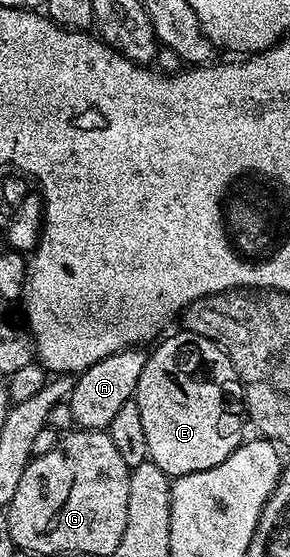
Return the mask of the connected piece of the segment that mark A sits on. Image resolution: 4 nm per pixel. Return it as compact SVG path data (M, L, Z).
M140 349L119 351L75 376L72 384L72 393L67 402L70 405L73 424L85 431L103 431L114 421L118 409L126 405L136 394L138 377L142 377L142 365L146 365L147 354Z

